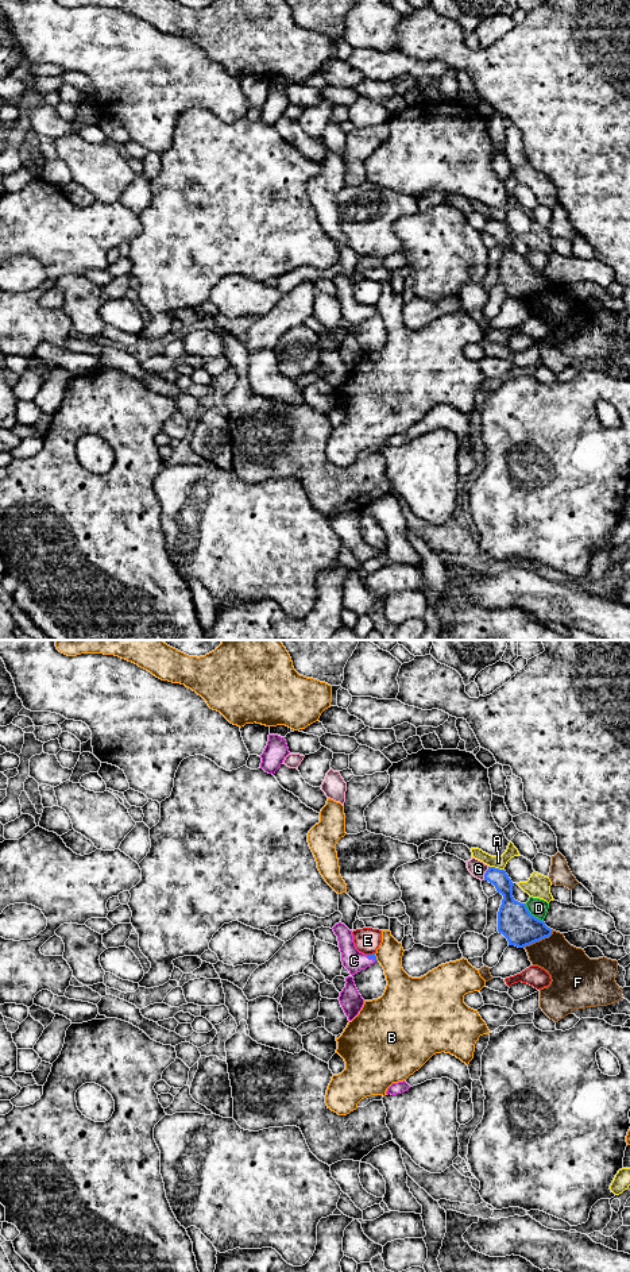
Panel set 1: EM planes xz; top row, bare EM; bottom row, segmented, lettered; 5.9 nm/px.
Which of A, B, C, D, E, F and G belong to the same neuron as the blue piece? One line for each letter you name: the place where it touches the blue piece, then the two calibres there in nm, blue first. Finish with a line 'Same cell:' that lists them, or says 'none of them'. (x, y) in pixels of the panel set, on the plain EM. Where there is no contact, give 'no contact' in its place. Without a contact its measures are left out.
Same cell: none of them

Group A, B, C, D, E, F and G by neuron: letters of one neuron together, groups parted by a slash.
A / B / C / D / E / F / G

